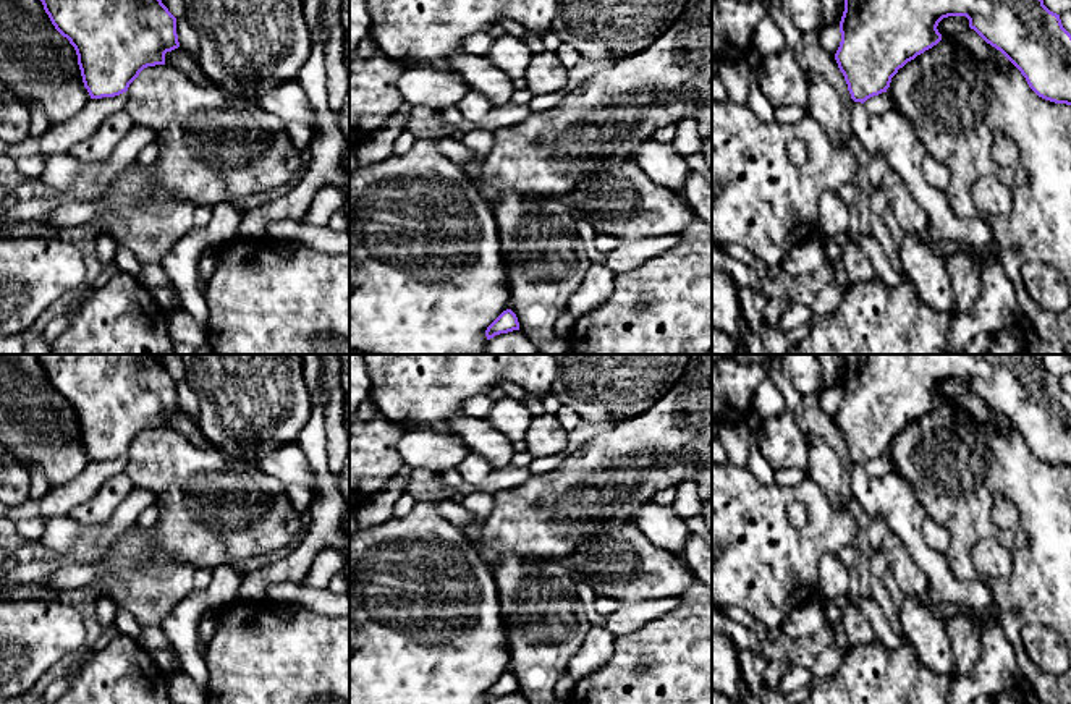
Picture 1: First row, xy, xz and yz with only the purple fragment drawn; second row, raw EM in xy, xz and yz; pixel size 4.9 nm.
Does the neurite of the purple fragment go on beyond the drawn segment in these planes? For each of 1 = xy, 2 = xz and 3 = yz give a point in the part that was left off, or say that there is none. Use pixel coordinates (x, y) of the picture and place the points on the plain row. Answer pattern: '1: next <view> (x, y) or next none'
1: next none
2: next none
3: next none

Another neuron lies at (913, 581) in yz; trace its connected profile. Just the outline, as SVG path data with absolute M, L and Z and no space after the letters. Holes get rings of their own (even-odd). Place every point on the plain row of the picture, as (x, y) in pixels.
M887 531L882 539L882 553L885 555L888 562L888 571L895 576L901 592L904 596L919 599L935 618L943 621L948 621L958 615L974 618L972 613L964 607L955 604L935 605L930 600L927 575L919 568L900 537L891 531Z

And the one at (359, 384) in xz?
M349 354L349 421L358 416L358 409L369 398L370 379L364 354Z

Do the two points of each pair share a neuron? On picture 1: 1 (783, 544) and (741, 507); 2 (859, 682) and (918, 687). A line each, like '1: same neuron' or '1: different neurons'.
1: same neuron
2: same neuron

